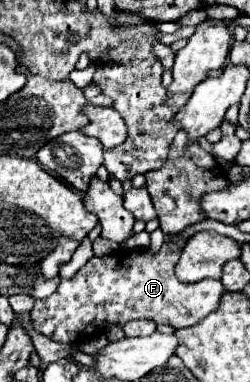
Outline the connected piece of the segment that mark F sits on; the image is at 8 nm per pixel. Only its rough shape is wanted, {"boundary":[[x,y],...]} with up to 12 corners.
{"boundary":[[181,249],[91,257],[33,327],[73,343],[105,323],[175,329],[219,307],[221,281],[181,283]]}

